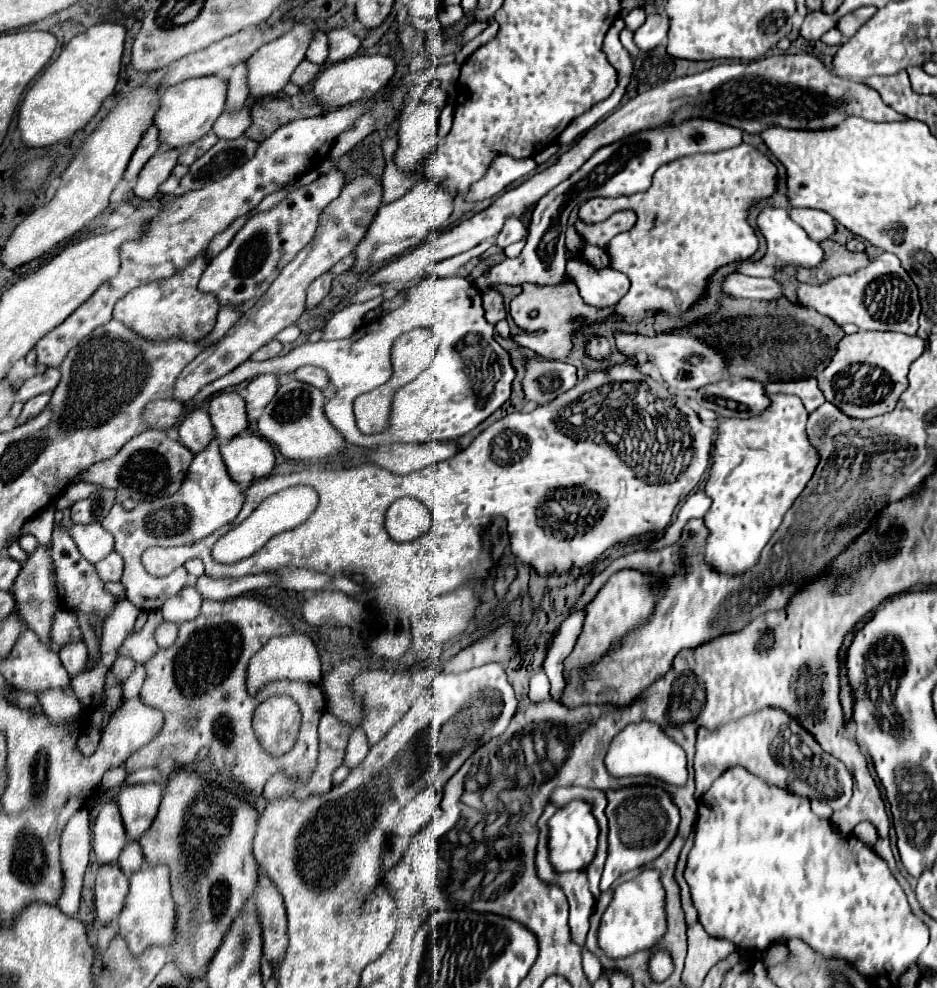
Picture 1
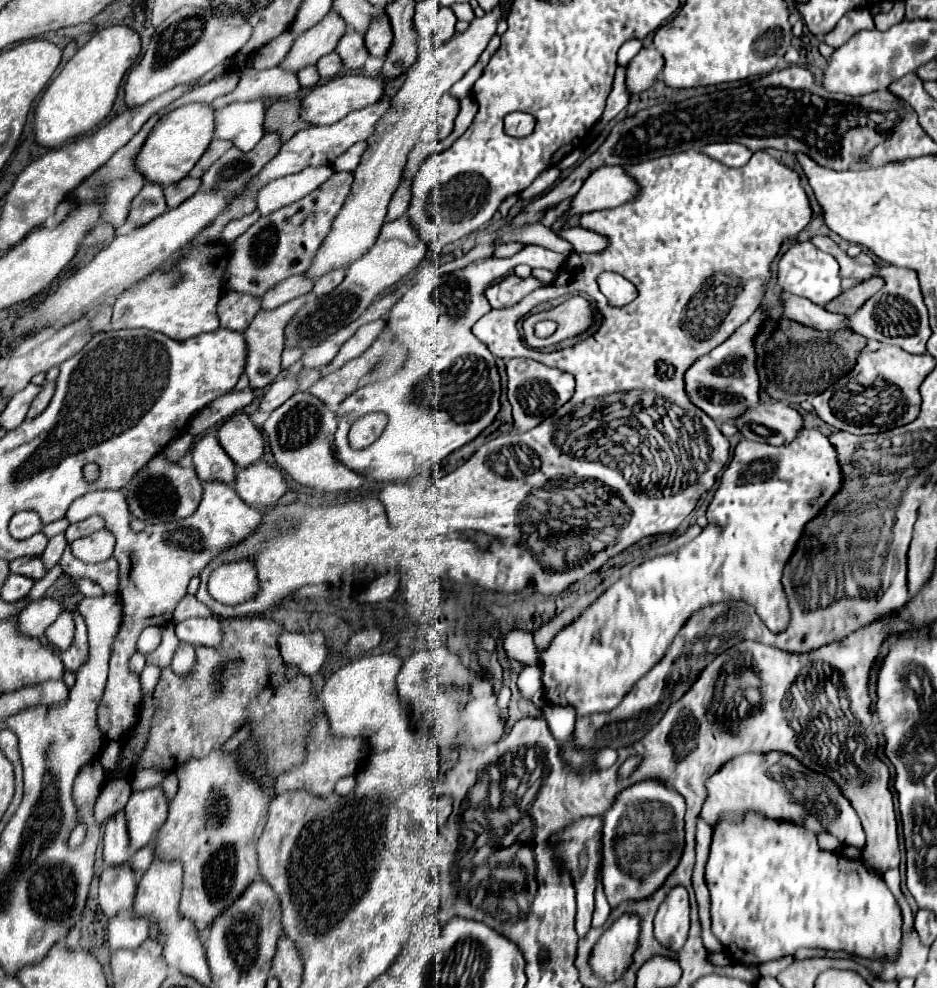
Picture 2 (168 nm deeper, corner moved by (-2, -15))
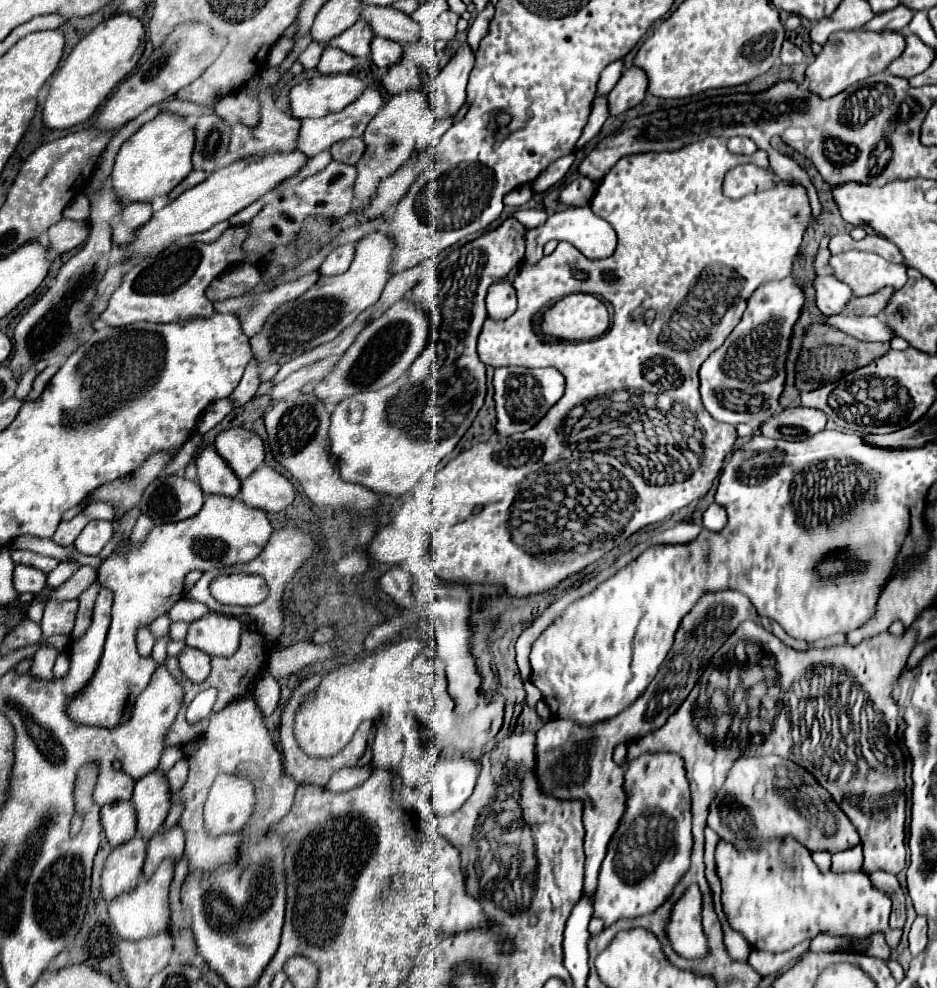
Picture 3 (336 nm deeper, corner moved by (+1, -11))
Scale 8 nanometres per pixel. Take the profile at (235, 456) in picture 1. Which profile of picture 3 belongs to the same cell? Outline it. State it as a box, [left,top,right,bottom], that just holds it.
[239,464,295,512]

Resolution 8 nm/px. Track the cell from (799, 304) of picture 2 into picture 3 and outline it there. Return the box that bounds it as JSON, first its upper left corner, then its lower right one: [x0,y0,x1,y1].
[825,314,897,342]

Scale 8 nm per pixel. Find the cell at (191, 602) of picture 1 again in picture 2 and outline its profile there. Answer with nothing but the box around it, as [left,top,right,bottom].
[176,618,222,646]

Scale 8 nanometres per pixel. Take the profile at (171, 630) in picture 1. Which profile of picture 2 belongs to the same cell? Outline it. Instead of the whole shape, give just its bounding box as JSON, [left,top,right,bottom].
[170,644,194,674]

